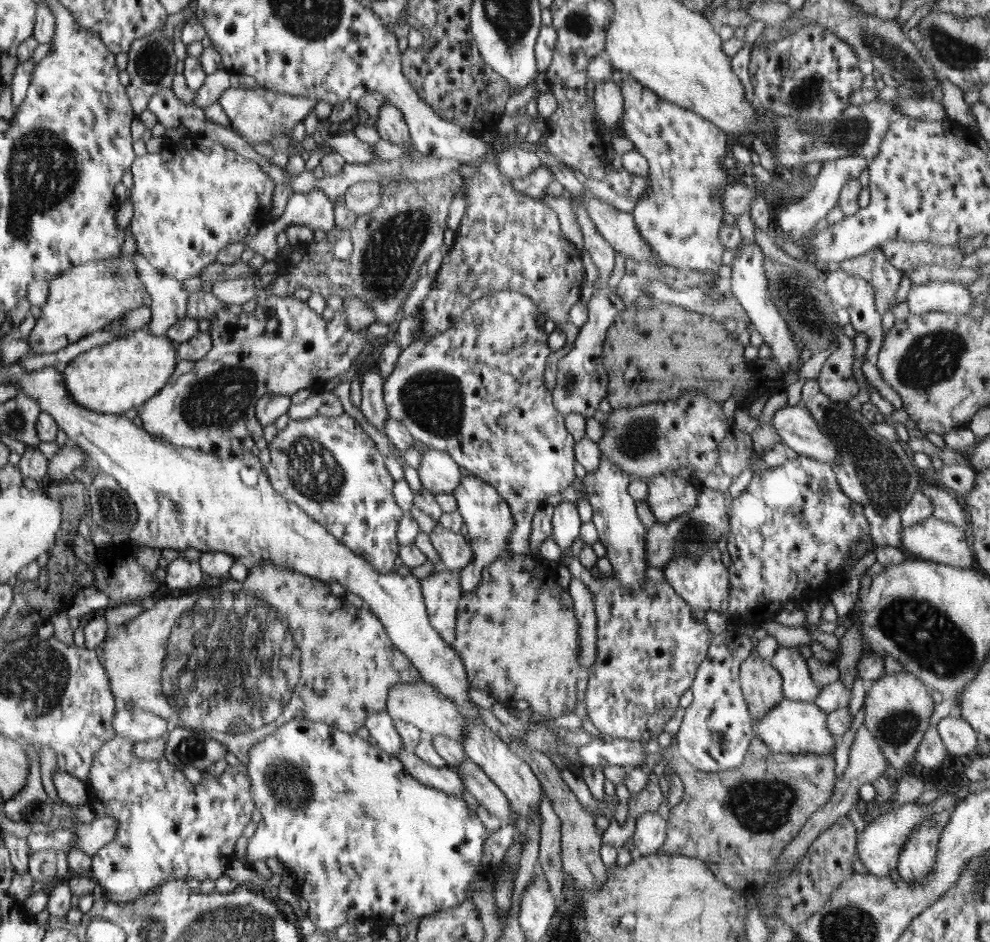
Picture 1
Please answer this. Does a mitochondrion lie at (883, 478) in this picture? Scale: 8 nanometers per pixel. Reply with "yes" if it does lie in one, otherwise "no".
yes

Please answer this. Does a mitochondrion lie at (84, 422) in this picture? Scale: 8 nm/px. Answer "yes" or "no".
no

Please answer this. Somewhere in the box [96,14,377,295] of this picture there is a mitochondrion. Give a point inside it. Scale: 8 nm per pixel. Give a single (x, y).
(153, 60)

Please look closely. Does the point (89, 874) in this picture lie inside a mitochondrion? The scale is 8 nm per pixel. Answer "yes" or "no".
no

